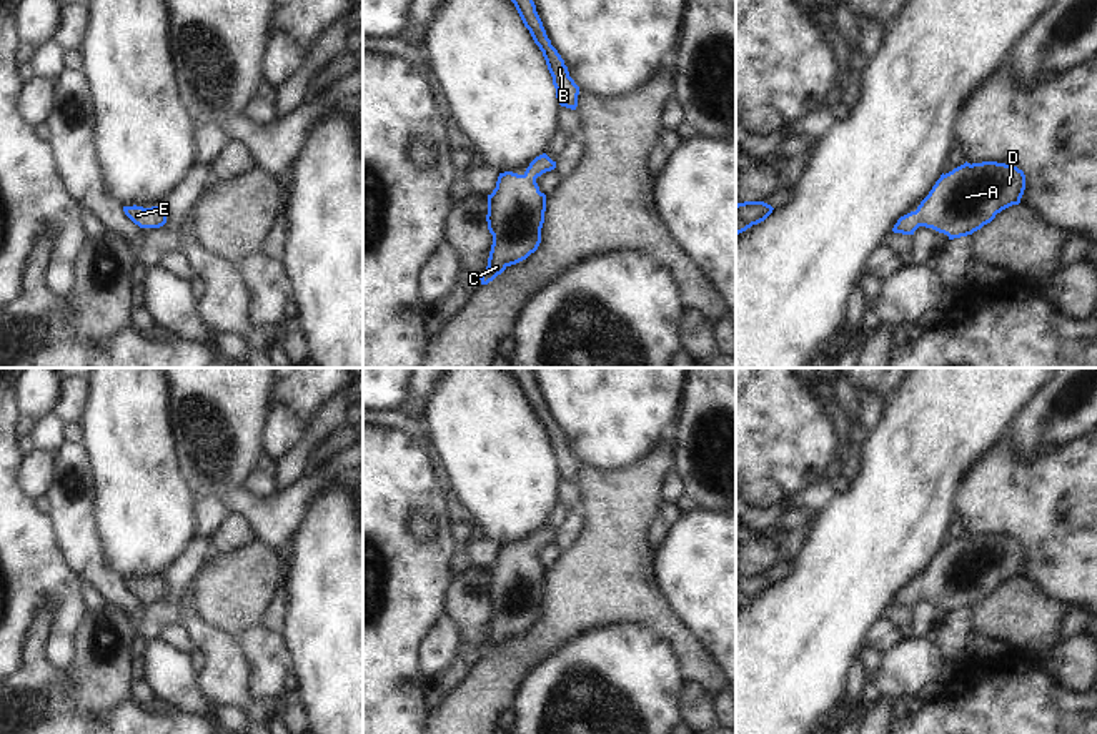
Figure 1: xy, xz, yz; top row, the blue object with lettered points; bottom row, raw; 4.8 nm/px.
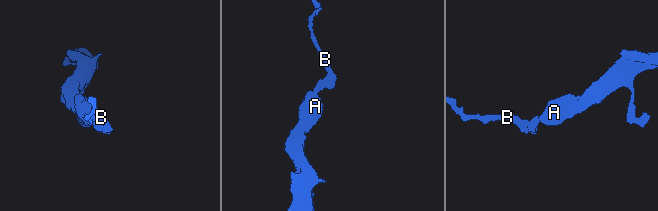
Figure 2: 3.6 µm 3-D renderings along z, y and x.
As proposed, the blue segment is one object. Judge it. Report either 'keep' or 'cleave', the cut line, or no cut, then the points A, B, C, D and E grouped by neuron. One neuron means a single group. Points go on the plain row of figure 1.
keep | no cut | A B C D E

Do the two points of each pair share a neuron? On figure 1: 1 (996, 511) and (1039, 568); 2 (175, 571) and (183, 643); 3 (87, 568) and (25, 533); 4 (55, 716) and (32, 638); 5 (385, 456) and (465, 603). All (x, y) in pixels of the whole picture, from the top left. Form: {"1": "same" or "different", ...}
{"1": "same", "2": "different", "3": "different", "4": "same", "5": "different"}

